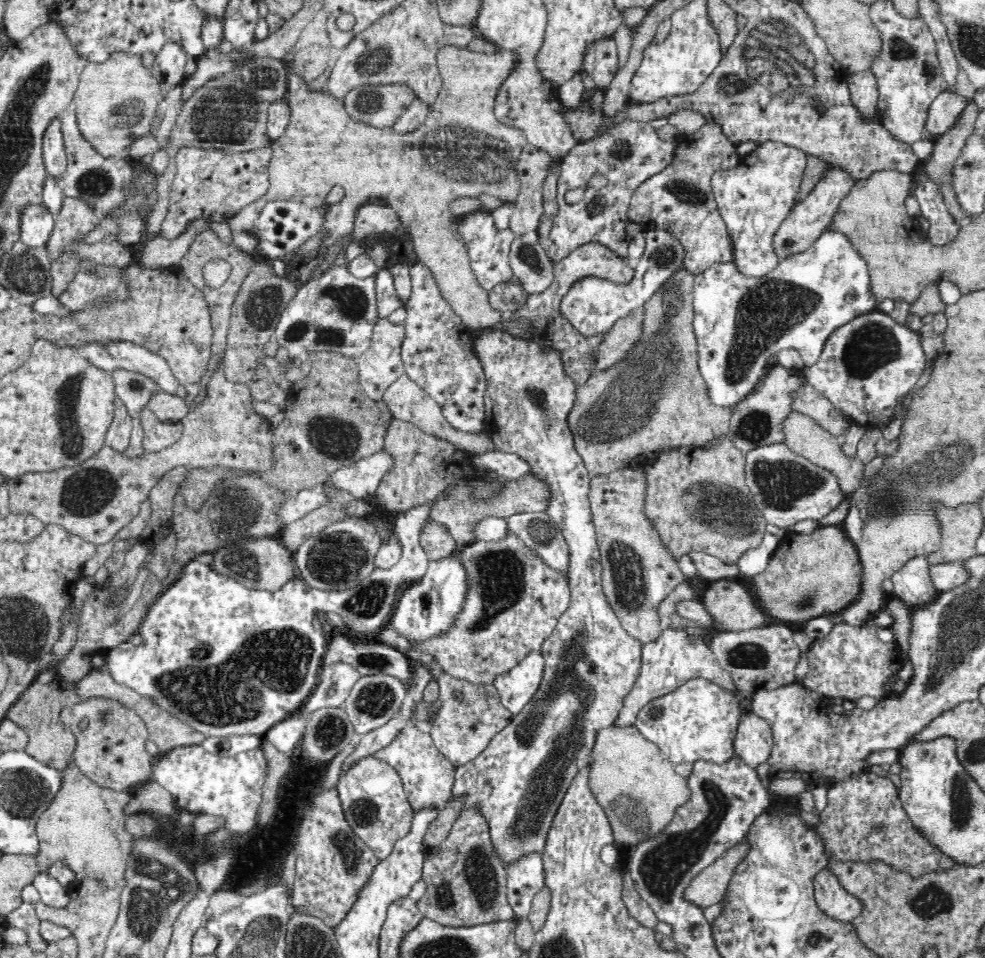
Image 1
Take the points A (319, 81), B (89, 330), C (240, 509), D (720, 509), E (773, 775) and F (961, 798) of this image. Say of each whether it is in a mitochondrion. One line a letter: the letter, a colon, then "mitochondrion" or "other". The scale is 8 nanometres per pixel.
A: other
B: mitochondrion
C: mitochondrion
D: mitochondrion
E: other
F: mitochondrion

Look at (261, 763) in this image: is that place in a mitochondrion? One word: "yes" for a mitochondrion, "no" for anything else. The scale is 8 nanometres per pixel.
no

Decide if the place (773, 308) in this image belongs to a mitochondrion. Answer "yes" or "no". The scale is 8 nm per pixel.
yes

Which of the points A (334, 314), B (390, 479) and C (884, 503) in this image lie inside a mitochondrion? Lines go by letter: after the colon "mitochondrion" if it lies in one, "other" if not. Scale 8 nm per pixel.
A: mitochondrion
B: other
C: mitochondrion

